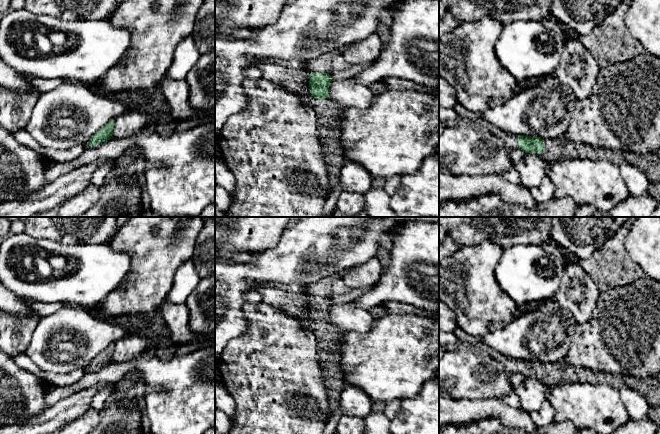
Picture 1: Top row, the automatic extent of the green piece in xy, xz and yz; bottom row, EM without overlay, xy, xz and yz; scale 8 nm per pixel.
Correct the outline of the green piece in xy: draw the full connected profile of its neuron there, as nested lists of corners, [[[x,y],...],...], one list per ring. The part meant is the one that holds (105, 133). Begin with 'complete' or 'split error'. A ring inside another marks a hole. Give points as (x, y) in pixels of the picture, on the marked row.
split error; [[[112,119],[90,138],[90,140],[86,143],[86,149],[97,148],[105,141],[111,139],[114,126],[115,119]]]

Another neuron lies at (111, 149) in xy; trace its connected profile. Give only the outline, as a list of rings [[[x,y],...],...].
[[[132,136],[123,139],[109,139],[97,148],[86,149],[77,159],[69,162],[54,162],[47,167],[45,177],[47,183],[52,183],[60,176],[79,167],[86,166],[100,159],[116,160],[128,148],[136,145]]]

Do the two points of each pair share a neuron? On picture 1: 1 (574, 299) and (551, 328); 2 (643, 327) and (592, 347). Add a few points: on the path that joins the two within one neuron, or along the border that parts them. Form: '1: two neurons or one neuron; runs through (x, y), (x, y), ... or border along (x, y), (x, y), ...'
1: two neurons; border along (554, 298), (572, 315), (577, 323)
2: one neuron; runs through (630, 333), (618, 340), (605, 344)

